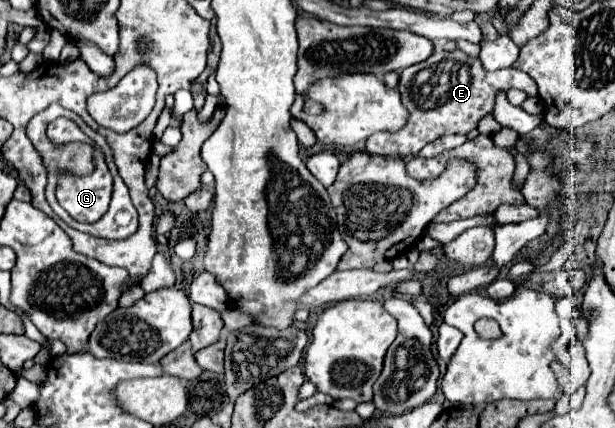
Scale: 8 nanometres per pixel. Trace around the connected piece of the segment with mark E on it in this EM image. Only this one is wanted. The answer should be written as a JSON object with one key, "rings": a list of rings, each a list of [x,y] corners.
{"rings":[[[460,49],[450,53],[434,51],[426,61],[400,71],[398,91],[404,107],[408,109],[408,123],[398,133],[374,133],[366,141],[364,151],[384,157],[410,157],[442,135],[468,135],[478,127],[482,117],[492,113],[498,91],[508,91],[510,87],[522,89],[530,97],[538,95],[536,83],[518,69],[486,71],[476,57],[470,57]]]}

